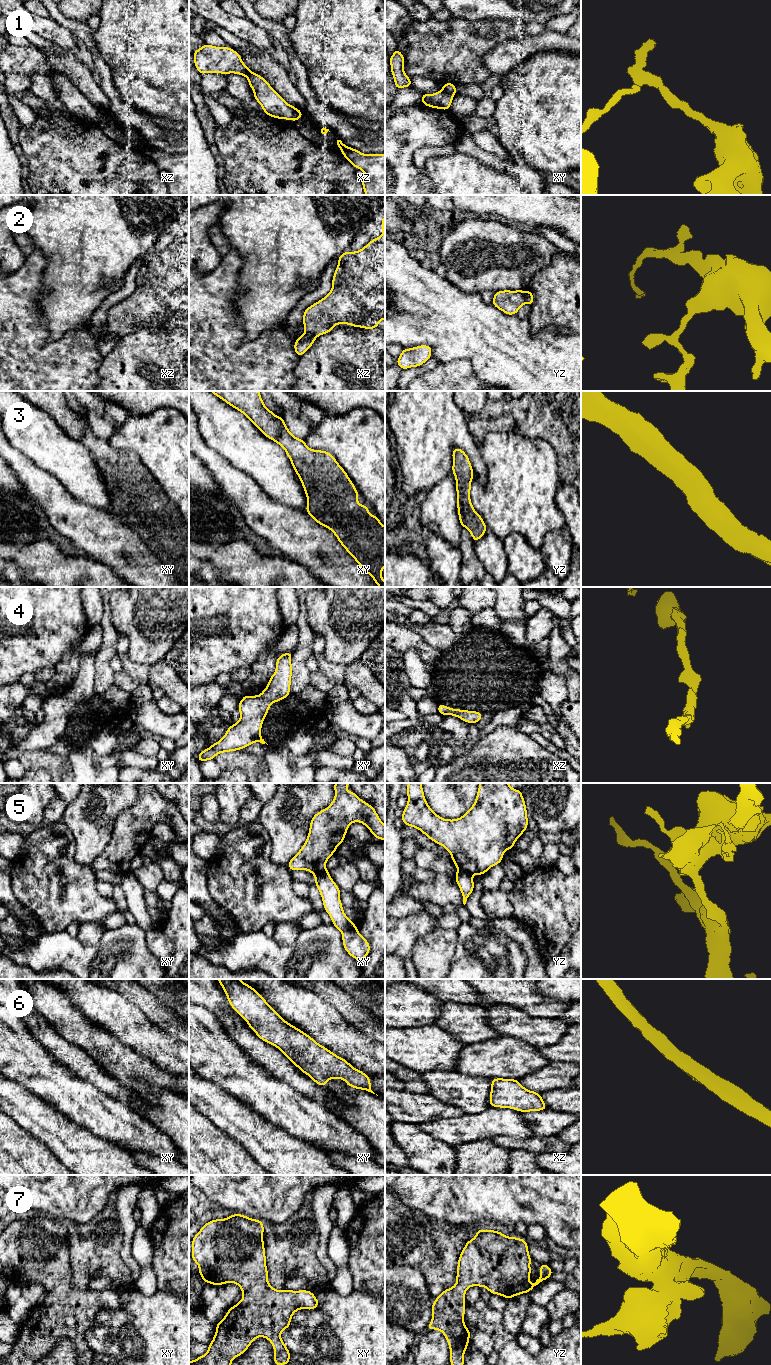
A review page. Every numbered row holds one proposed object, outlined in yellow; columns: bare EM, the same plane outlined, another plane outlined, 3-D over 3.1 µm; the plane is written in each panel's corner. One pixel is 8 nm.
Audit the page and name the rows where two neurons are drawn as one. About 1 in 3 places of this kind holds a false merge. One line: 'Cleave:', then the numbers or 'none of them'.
Cleave: 1, 2, 5

